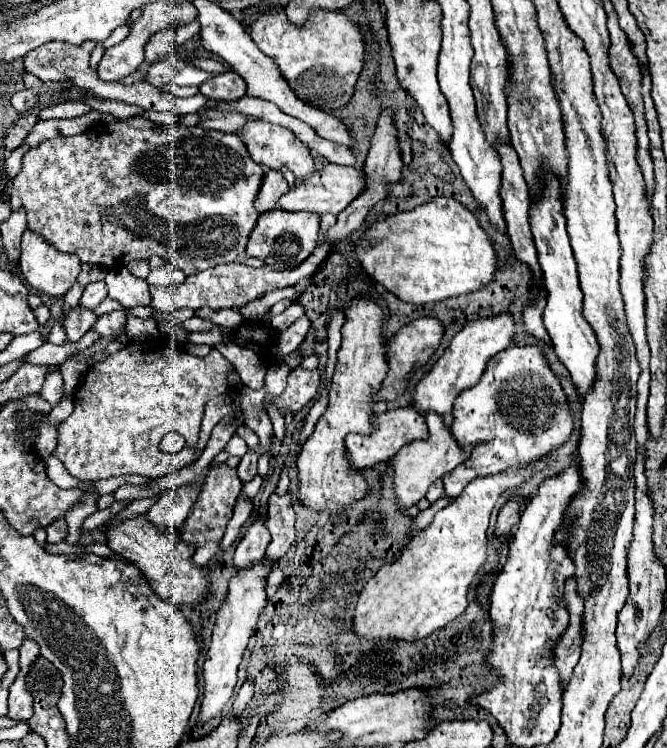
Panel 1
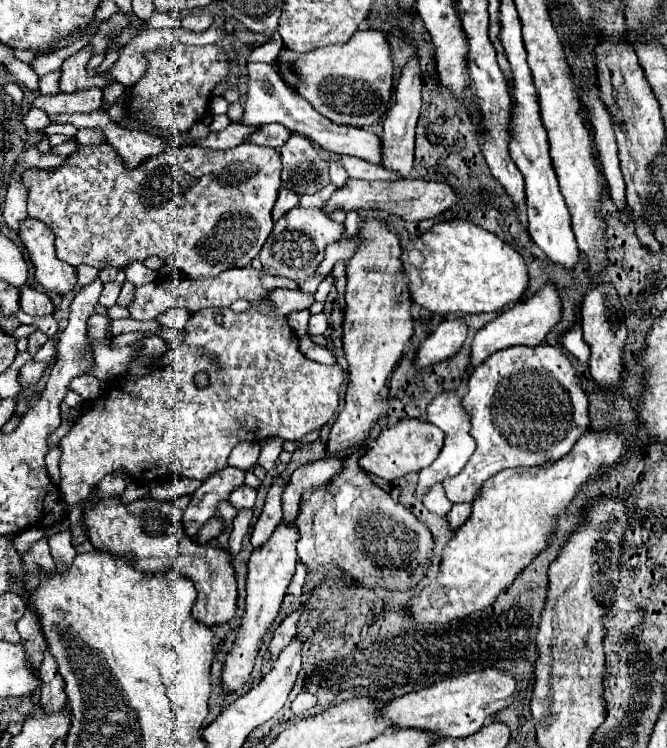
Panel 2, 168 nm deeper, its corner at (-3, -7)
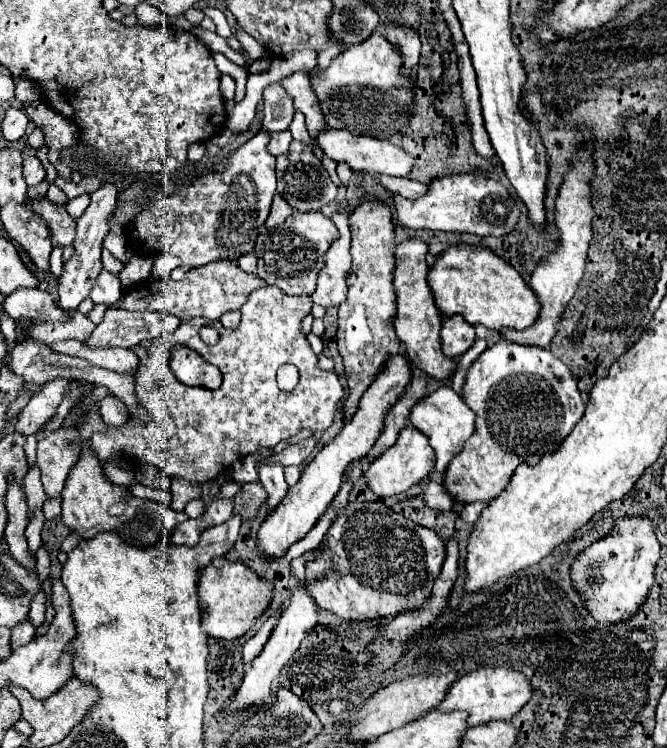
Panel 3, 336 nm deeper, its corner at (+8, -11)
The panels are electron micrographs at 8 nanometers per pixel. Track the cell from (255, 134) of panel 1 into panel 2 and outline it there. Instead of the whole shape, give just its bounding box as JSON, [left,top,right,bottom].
[278,134,330,194]

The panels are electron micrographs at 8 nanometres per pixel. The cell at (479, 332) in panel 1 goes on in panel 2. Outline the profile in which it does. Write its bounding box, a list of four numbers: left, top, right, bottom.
[472,284,562,366]

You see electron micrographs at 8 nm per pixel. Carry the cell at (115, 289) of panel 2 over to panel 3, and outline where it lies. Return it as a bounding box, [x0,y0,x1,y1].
[91,270,123,304]

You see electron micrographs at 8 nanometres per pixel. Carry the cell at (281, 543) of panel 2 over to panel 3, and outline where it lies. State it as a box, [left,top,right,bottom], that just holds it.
[257,354,411,562]

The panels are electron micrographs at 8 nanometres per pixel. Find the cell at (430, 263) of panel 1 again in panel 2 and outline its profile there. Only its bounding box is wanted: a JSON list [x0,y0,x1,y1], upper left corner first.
[410,218,530,314]

